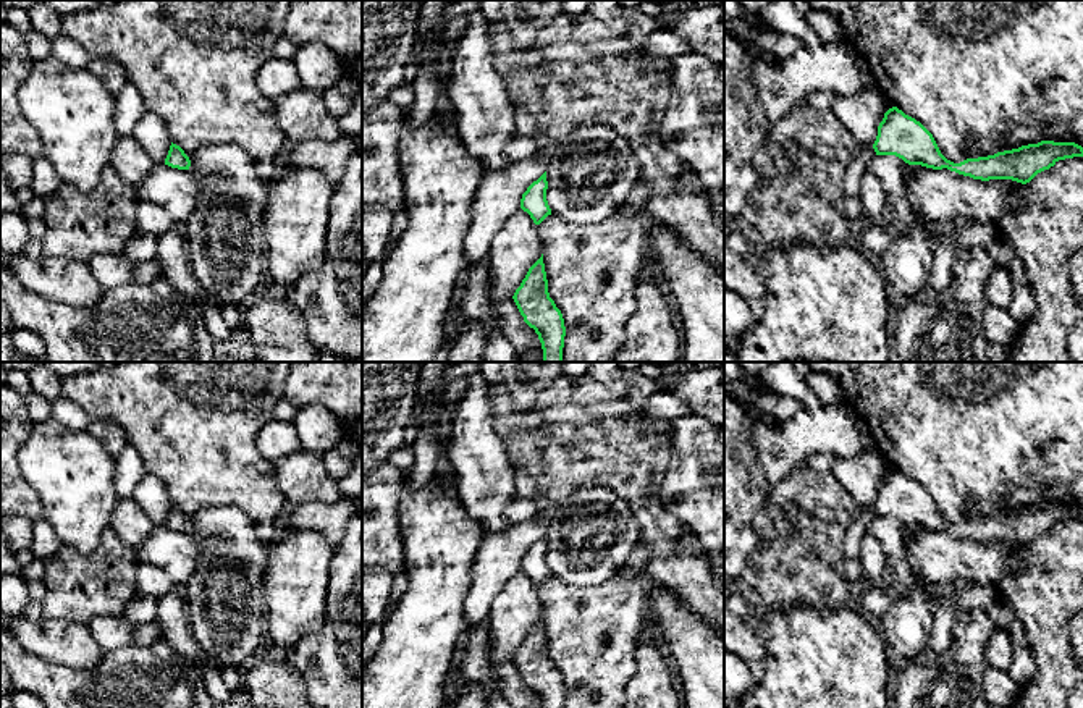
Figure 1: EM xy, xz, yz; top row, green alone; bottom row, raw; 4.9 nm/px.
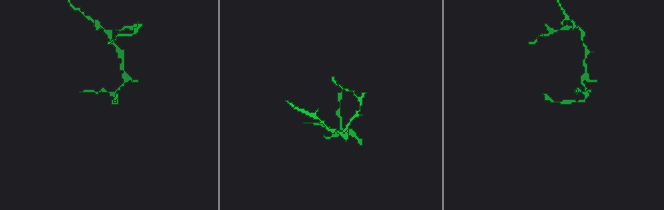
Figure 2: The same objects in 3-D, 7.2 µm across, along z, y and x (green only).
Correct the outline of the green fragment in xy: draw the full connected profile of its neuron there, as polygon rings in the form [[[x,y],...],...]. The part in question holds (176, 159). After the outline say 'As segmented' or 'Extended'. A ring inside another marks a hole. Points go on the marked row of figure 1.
[[[171,142],[165,165],[178,170],[189,170],[191,160],[179,145]]]. As segmented

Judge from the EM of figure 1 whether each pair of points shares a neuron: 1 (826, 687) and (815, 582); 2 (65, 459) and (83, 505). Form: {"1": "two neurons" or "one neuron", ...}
{"1": "two neurons", "2": "one neuron"}

